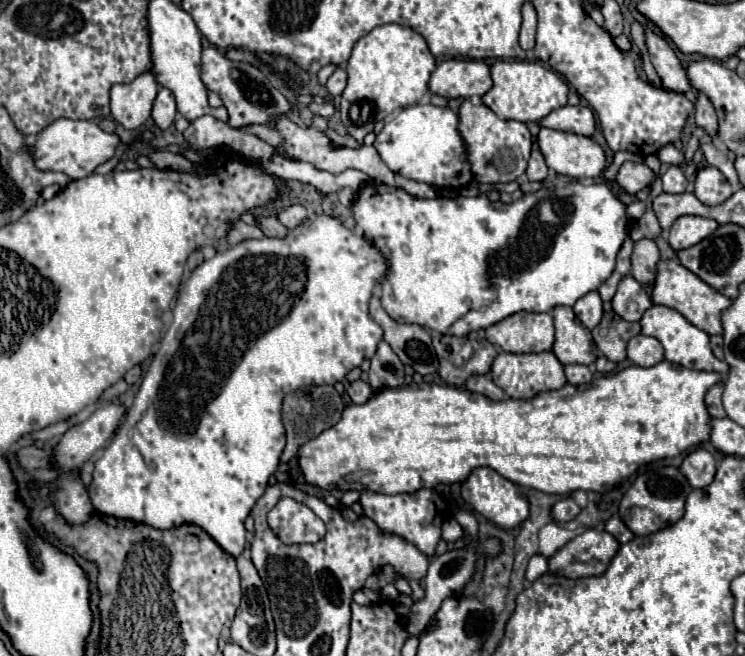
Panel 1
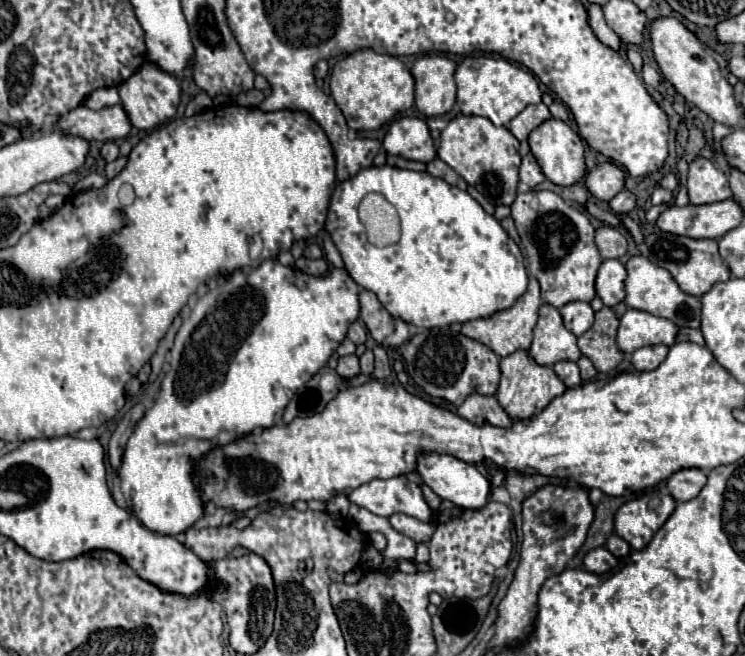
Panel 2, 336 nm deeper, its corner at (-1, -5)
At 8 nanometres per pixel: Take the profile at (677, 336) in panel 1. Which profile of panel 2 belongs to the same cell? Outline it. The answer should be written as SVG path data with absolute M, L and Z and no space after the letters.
M629 308L621 316L617 344L625 354L631 354L643 346L655 346L655 344L673 346L677 332L679 328L671 320Z

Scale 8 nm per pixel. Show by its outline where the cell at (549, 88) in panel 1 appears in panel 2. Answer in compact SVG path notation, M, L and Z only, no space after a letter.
M466 56L457 66L455 82L457 104L461 106L461 112L489 118L495 126L507 126L521 110L525 110L531 104L541 104L543 100L543 92L535 76L527 72L523 66L513 64L502 57Z

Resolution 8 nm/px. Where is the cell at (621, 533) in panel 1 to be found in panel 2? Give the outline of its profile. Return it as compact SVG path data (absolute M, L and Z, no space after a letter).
M611 534L611 536L607 538L605 548L607 548L607 550L613 554L613 556L617 556L617 558L623 558L623 556L627 556L627 554L631 552L629 544L627 544L623 538L619 538L617 534Z

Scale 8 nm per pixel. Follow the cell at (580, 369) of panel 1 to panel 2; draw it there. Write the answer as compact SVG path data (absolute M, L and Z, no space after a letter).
M557 362L553 366L555 374L561 378L561 382L567 386L567 388L575 388L581 384L581 376L579 376L579 368L575 362Z

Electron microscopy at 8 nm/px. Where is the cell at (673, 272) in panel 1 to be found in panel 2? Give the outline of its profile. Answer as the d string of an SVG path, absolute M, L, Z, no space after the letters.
M631 256L629 262L625 264L627 268L627 280L625 280L625 304L629 308L637 308L643 312L649 312L653 316L661 316L671 320L673 324L677 324L679 328L699 328L699 320L701 320L701 298L691 296L687 292L683 292L677 282L673 280L673 276L661 268L659 264L651 262L645 256Z

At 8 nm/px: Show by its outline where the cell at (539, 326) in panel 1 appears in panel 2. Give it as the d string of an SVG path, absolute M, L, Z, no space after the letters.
M529 278L529 290L509 308L509 310L501 310L489 318L481 318L481 320L473 320L473 322L465 322L461 328L463 336L469 336L485 346L489 346L497 356L509 356L515 350L521 348L529 348L531 340L533 340L533 328L537 324L537 312L541 308L543 300L539 294L539 286L535 278Z

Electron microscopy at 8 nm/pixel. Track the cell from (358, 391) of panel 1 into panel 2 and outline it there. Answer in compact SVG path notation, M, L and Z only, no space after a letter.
M345 356L345 358L339 358L339 364L337 364L337 374L345 380L351 380L355 376L359 376L361 368L359 368L359 358L357 356Z

